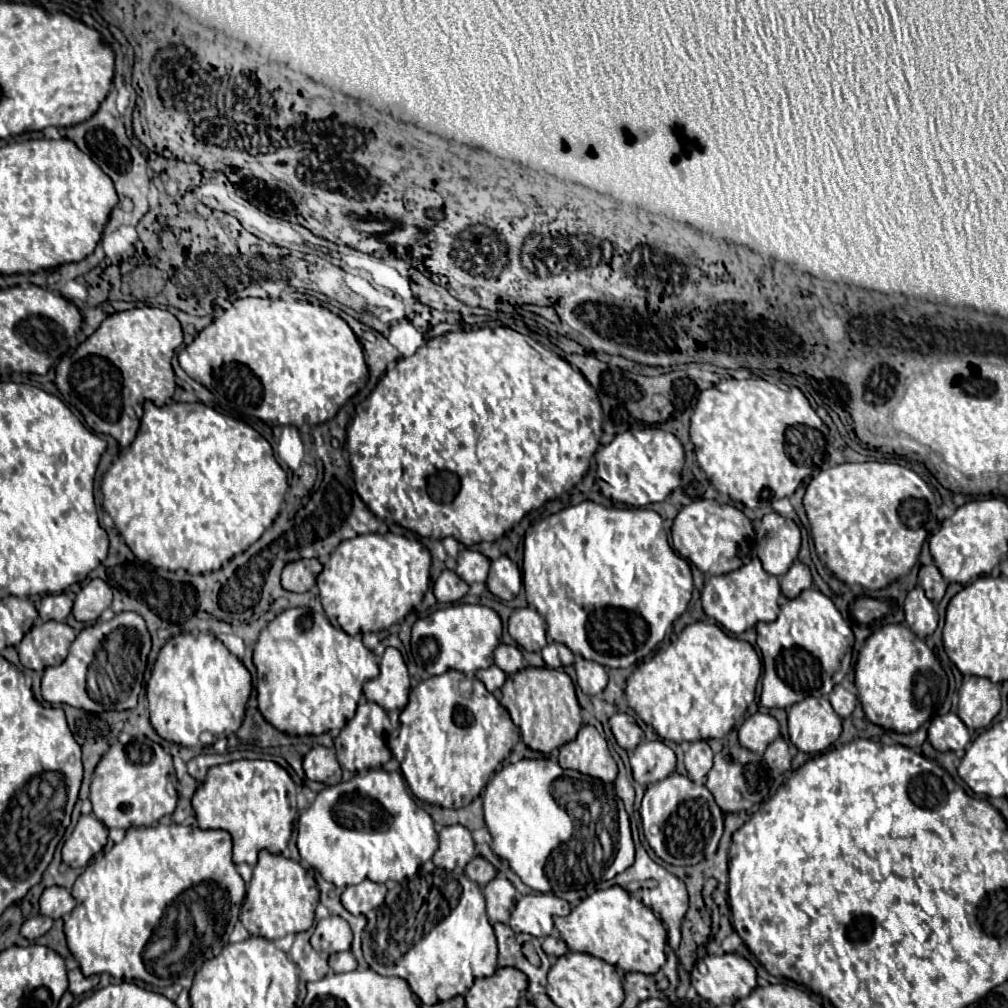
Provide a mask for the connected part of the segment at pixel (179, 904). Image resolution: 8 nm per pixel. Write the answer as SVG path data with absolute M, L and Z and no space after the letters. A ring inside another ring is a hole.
M153 825L153 827L129 827L129 829L121 829L121 827L109 829L107 827L107 829L108 842L104 850L107 851L112 847L113 849L109 853L103 853L101 857L93 859L89 863L89 867L85 869L85 873L77 877L77 881L71 889L71 895L77 901L77 907L65 919L65 937L67 937L67 945L69 945L71 955L79 963L85 977L109 973L115 979L143 981L143 983L153 985L153 987L169 987L177 979L183 979L183 977L191 979L193 973L207 959L217 957L221 953L223 945L229 943L229 934L234 929L231 927L234 927L235 921L241 913L241 903L245 899L245 881L241 879L241 875L235 869L235 863L231 861L231 835L227 831L203 831L199 827L185 827L185 825Z

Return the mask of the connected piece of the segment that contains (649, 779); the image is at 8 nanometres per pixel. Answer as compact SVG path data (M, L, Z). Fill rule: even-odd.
M643 741L631 755L631 769L637 783L657 783L675 771L675 753L663 741Z

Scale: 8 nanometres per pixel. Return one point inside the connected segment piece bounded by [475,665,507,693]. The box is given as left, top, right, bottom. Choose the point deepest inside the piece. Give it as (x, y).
(493, 677)

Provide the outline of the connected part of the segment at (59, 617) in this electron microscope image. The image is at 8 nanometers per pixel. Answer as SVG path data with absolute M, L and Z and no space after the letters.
M65 593L61 595L45 595L39 603L41 621L65 621L65 617L73 609L73 599Z

